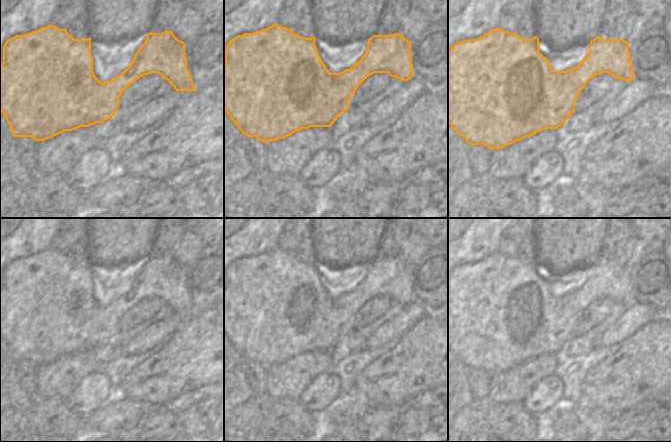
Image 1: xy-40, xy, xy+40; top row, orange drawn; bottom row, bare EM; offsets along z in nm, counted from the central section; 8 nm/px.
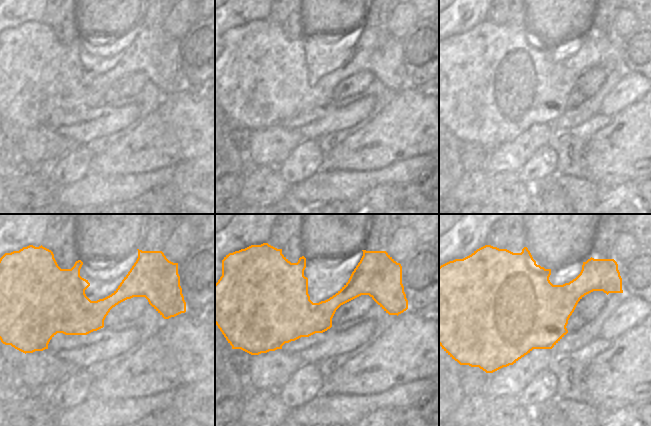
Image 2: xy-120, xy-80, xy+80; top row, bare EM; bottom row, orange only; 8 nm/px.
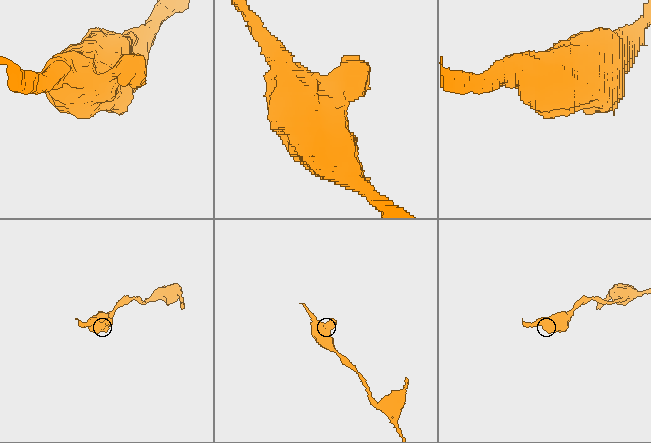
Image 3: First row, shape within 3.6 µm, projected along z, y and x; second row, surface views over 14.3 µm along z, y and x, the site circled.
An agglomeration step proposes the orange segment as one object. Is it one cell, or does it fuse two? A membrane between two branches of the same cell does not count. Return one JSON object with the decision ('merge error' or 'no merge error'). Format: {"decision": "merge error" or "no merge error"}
{"decision": "no merge error"}

